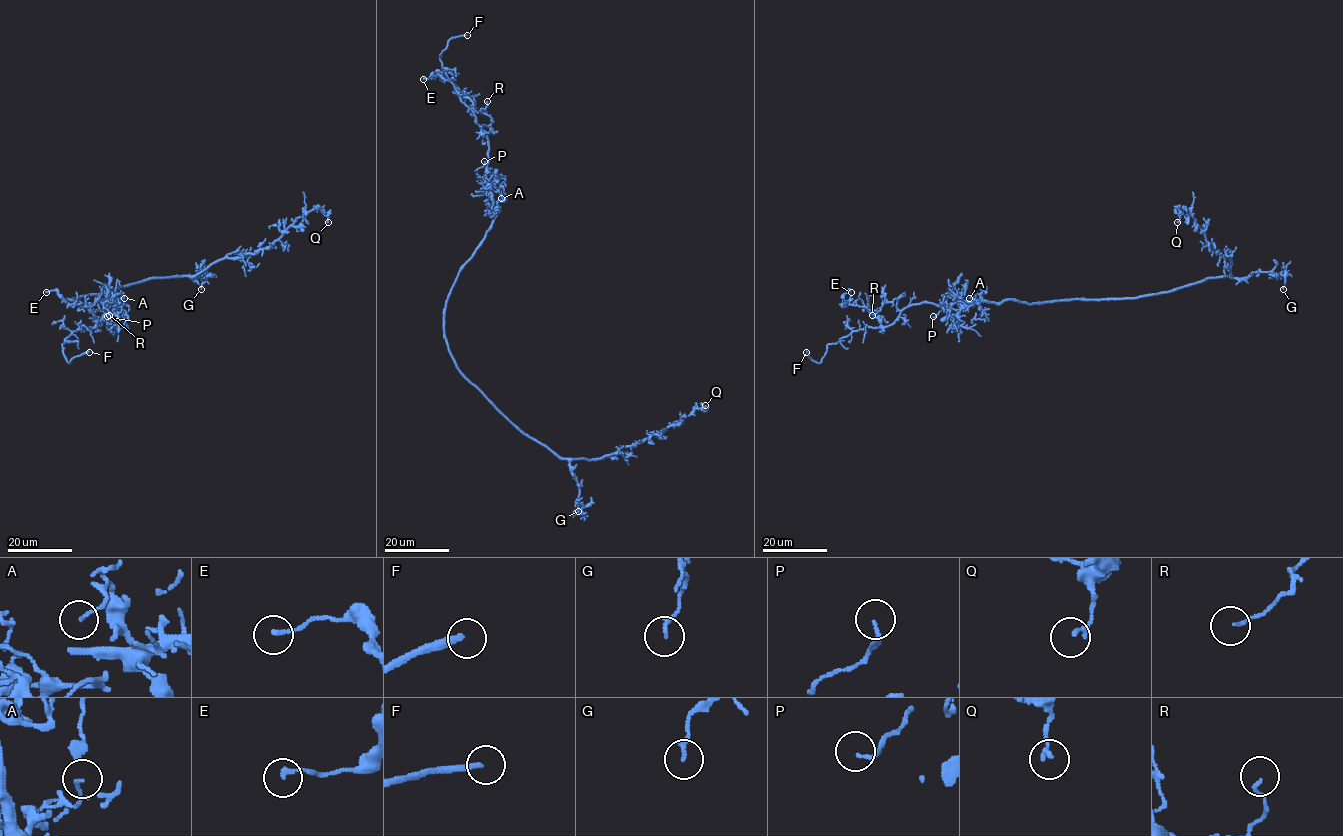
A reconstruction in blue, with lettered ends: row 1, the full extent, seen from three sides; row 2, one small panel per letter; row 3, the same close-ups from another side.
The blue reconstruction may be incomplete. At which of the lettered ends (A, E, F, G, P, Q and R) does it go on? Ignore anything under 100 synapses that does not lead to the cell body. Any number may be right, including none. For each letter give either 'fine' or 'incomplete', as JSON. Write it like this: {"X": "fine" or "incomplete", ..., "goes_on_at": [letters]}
{"A": "fine", "E": "fine", "F": "incomplete", "G": "fine", "P": "fine", "Q": "fine", "R": "fine", "goes_on_at": ["F"]}

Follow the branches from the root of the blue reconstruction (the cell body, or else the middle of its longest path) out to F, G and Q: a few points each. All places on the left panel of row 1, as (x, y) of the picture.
F: (67, 299), (90, 303), (119, 301), (110, 302), (96, 326), (81, 327), (62, 344), (68, 363), (89, 352)
G: (67, 299), (108, 292), (154, 278), (195, 278), (202, 272), (206, 279), (201, 289)
Q: (67, 299), (154, 278), (195, 276), (219, 260), (267, 248), (298, 217), (317, 208), (328, 222)

